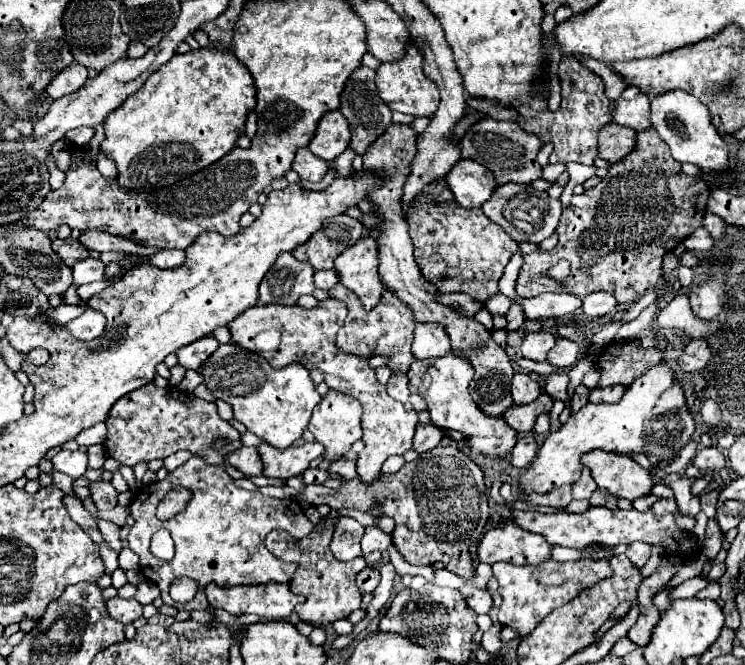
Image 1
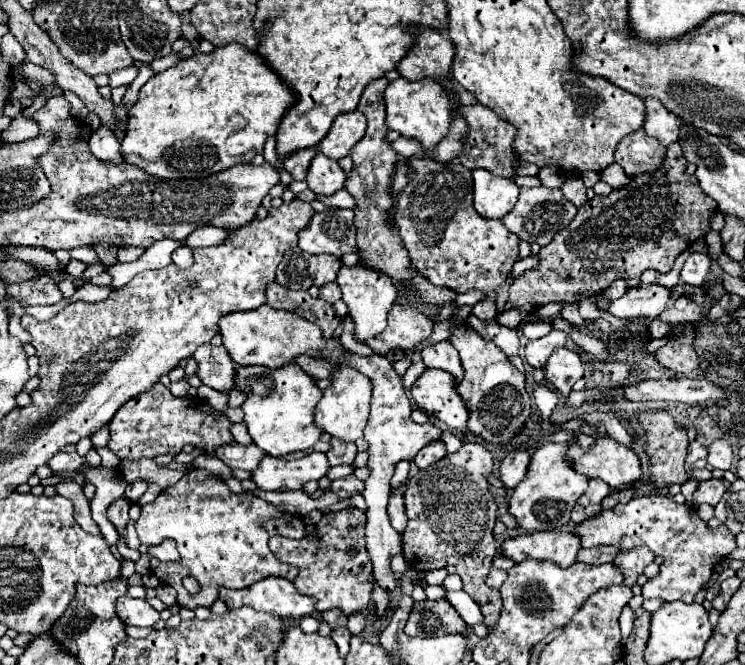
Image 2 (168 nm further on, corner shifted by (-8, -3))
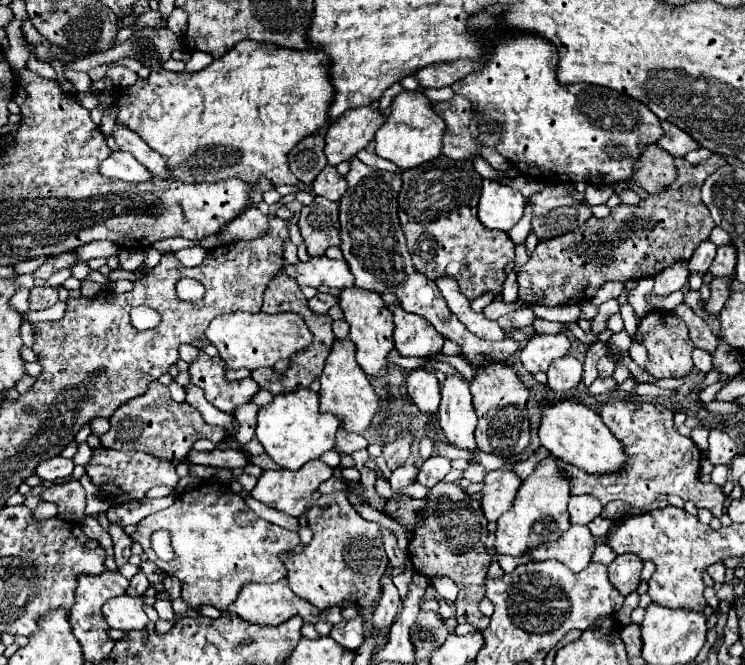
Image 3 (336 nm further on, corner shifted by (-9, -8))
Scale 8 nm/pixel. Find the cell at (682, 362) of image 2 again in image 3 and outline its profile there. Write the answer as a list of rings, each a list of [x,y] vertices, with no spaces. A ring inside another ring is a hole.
[[[654,310],[650,314],[646,314],[642,318],[642,322],[638,324],[638,334],[636,340],[642,342],[648,350],[648,364],[646,370],[654,376],[654,378],[686,378],[692,370],[692,340],[688,336],[688,328],[684,324],[684,320],[672,316],[668,310]]]

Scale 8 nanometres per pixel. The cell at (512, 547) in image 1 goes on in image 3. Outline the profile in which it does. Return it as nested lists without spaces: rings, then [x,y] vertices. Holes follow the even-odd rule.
[[[570,526],[570,530],[562,534],[562,538],[558,538],[556,542],[548,542],[542,544],[540,548],[532,548],[532,552],[526,554],[532,558],[532,562],[554,558],[566,564],[572,572],[582,572],[590,564],[594,546],[596,546],[594,536],[586,526]]]

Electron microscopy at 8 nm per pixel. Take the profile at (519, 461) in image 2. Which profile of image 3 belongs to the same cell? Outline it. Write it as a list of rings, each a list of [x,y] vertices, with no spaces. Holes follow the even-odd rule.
[[[514,470],[488,472],[482,488],[482,510],[484,516],[494,522],[512,508],[512,500],[520,488],[520,478]]]

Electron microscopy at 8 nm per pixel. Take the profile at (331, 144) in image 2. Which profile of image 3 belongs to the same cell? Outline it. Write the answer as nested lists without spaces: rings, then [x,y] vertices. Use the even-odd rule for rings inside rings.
[[[362,106],[348,110],[334,120],[326,132],[324,154],[328,164],[336,166],[342,160],[352,160],[374,138],[376,130],[384,124],[386,116],[376,106]]]

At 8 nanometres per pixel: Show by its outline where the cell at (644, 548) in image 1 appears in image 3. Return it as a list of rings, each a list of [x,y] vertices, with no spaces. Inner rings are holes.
[[[622,554],[616,556],[616,560],[608,566],[608,576],[610,582],[624,594],[628,596],[634,592],[640,584],[640,572],[642,572],[642,560],[632,554]]]

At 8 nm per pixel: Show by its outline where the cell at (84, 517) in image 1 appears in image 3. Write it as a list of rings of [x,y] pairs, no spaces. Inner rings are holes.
[[[78,480],[50,486],[48,490],[42,492],[42,500],[58,504],[58,514],[64,520],[72,520],[78,524],[86,516],[86,512],[84,512],[86,510],[86,496],[84,496],[84,488],[80,486]]]

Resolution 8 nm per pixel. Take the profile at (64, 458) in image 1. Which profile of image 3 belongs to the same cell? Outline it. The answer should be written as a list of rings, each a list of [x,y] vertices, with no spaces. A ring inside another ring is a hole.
[[[54,456],[52,460],[42,462],[36,468],[36,474],[42,480],[60,480],[60,478],[72,476],[72,470],[74,470],[74,462],[72,460],[66,460],[64,456]]]

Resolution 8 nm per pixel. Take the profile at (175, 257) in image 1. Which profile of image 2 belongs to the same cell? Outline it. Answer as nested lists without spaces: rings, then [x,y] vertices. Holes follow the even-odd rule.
[[[179,247],[173,251],[173,263],[179,269],[187,269],[193,265],[193,251],[189,247]]]

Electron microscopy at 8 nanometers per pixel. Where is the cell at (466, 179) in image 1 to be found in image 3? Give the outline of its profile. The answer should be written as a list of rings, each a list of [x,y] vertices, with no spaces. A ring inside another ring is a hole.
[[[484,180],[478,218],[486,228],[498,228],[508,232],[524,214],[526,198],[514,188],[500,184],[498,180]]]

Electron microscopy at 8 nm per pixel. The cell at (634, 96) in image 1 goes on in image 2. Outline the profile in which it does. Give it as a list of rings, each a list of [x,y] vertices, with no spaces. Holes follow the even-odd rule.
[[[647,99],[645,109],[647,109],[647,119],[643,129],[647,135],[659,139],[659,143],[663,143],[665,147],[679,141],[679,129],[681,129],[679,117],[665,111],[665,107],[657,99]]]

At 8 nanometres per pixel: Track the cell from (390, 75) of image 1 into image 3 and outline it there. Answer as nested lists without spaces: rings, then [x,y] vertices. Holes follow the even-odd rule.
[[[404,90],[390,106],[390,114],[382,128],[376,132],[376,154],[392,160],[398,168],[408,170],[428,160],[434,160],[442,154],[442,138],[444,138],[444,118],[438,112],[432,112],[432,102],[424,96],[422,90]]]

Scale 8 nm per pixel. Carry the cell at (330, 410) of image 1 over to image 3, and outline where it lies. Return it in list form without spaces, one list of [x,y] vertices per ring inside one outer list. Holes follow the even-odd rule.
[[[350,338],[334,342],[332,352],[326,358],[326,366],[320,374],[320,384],[322,384],[320,392],[318,392],[320,394],[320,412],[334,414],[346,432],[364,434],[372,424],[380,398],[376,394],[376,390],[372,388],[372,384],[368,382],[364,370],[358,366],[358,362],[354,358],[354,344]]]

